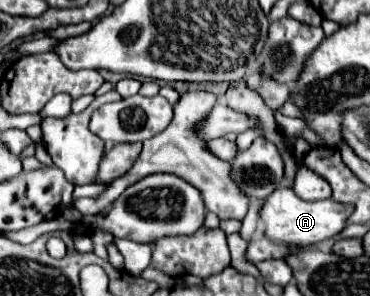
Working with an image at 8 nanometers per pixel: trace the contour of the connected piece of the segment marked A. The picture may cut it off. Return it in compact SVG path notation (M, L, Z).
M277 187L277 191L273 191L273 195L265 199L265 205L261 209L261 221L265 223L265 235L271 241L297 245L297 247L309 247L325 239L335 239L345 229L351 213L353 213L353 205L349 203L339 203L335 199L305 201L305 199L299 199L293 193L293 189Z

